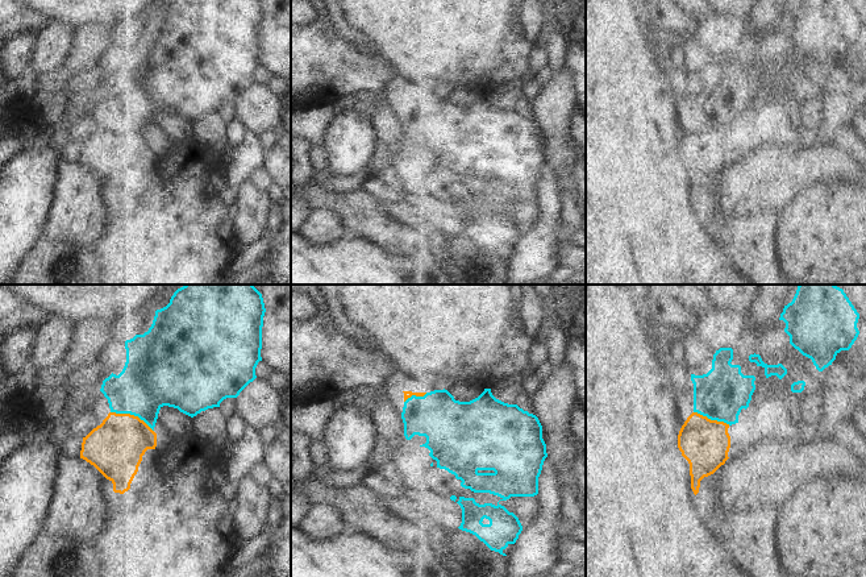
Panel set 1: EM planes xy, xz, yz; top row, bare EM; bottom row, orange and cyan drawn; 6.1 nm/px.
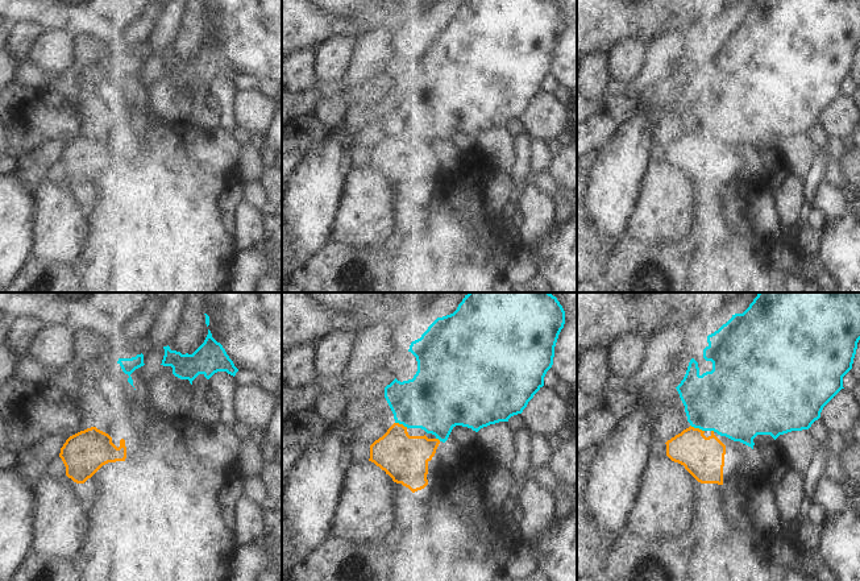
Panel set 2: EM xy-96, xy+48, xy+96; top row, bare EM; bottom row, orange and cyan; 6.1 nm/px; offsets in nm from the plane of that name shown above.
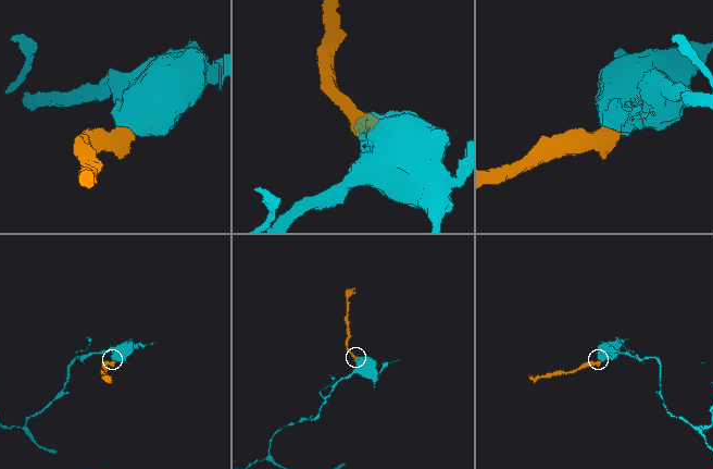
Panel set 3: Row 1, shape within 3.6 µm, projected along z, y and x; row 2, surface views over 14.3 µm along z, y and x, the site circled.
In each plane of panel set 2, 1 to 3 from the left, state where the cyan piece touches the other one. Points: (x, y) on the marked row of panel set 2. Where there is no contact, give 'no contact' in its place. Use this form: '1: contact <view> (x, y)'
1: no contact
2: contact xy+48 (402, 424)
3: contact xy+96 (697, 428)

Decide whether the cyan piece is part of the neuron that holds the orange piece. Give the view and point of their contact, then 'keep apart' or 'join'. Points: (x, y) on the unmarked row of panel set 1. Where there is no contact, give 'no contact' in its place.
meets orange in xy at (132, 120); keep apart

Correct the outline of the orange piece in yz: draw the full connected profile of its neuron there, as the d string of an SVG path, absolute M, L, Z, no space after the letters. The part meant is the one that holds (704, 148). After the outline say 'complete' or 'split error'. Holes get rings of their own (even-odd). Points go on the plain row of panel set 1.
M692 117L678 140L678 153L690 169L691 194L696 200L700 186L713 179L729 162L744 158L751 130L726 129Z; split error

